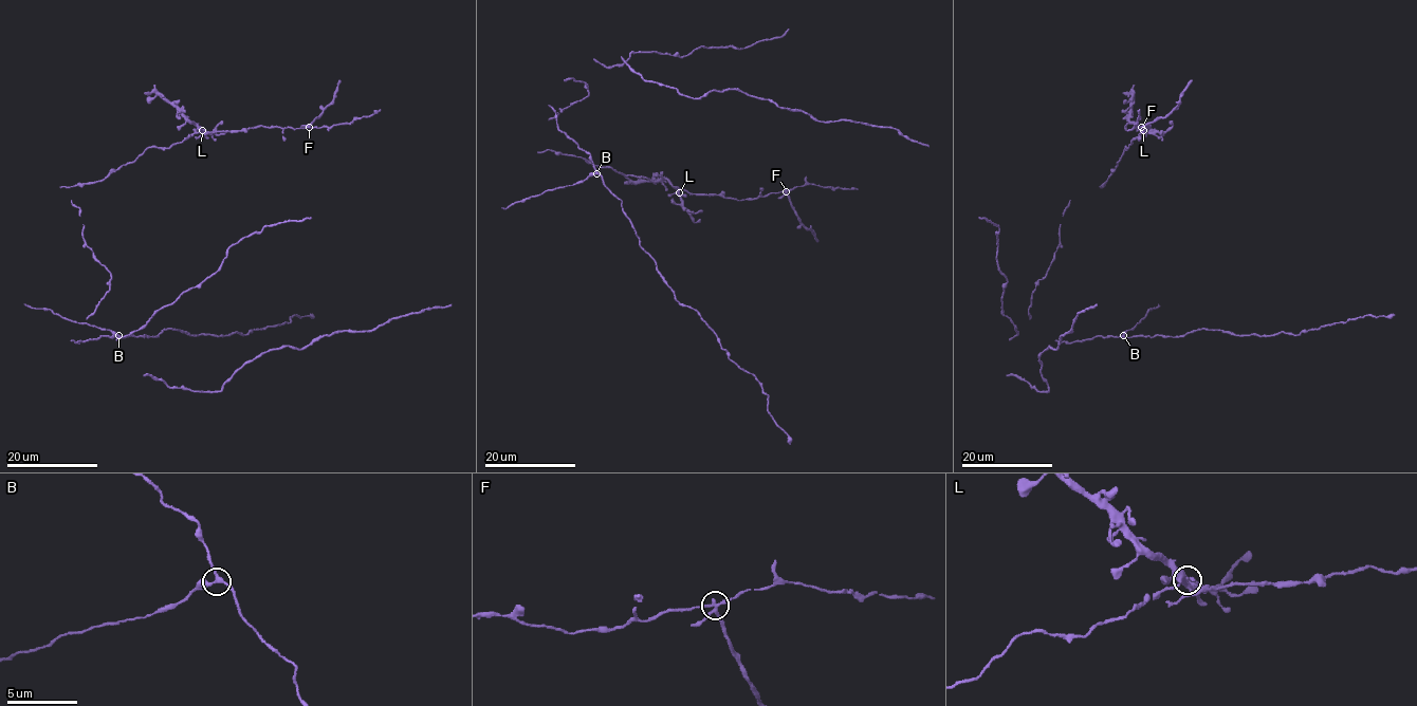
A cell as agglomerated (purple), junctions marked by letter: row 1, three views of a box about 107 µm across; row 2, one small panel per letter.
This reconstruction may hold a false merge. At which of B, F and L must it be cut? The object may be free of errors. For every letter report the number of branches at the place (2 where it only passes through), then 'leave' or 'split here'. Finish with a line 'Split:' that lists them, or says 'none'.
B: 3 branches meet; leave
F: 4 branches meet; split here
L: 4 branches meet; leave
Split: F

